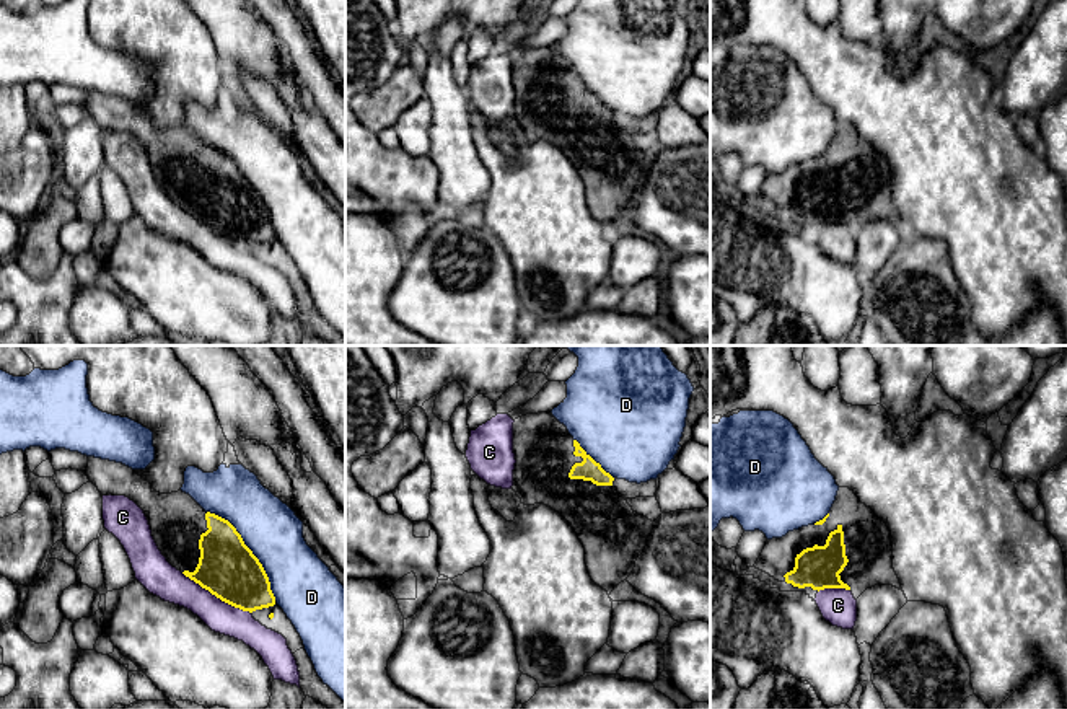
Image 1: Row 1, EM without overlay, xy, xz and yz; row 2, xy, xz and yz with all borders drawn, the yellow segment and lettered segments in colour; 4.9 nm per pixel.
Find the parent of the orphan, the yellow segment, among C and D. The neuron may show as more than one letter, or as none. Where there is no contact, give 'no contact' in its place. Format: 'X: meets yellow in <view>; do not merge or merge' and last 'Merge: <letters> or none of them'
C: meets yellow in xy; do not merge
D: meets yellow in xy; do not merge
Merge: none of them

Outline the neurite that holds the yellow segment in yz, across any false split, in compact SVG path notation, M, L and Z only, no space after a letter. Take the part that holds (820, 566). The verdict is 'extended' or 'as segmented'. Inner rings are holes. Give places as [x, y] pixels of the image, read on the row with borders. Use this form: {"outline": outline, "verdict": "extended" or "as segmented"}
{"outline": "M839 487L836 500L823 520L788 531L782 538L767 539L754 567L798 588L811 587L818 592L845 588L855 600L875 585L893 585L902 590L893 569L889 528L849 487Z", "verdict": "extended"}

